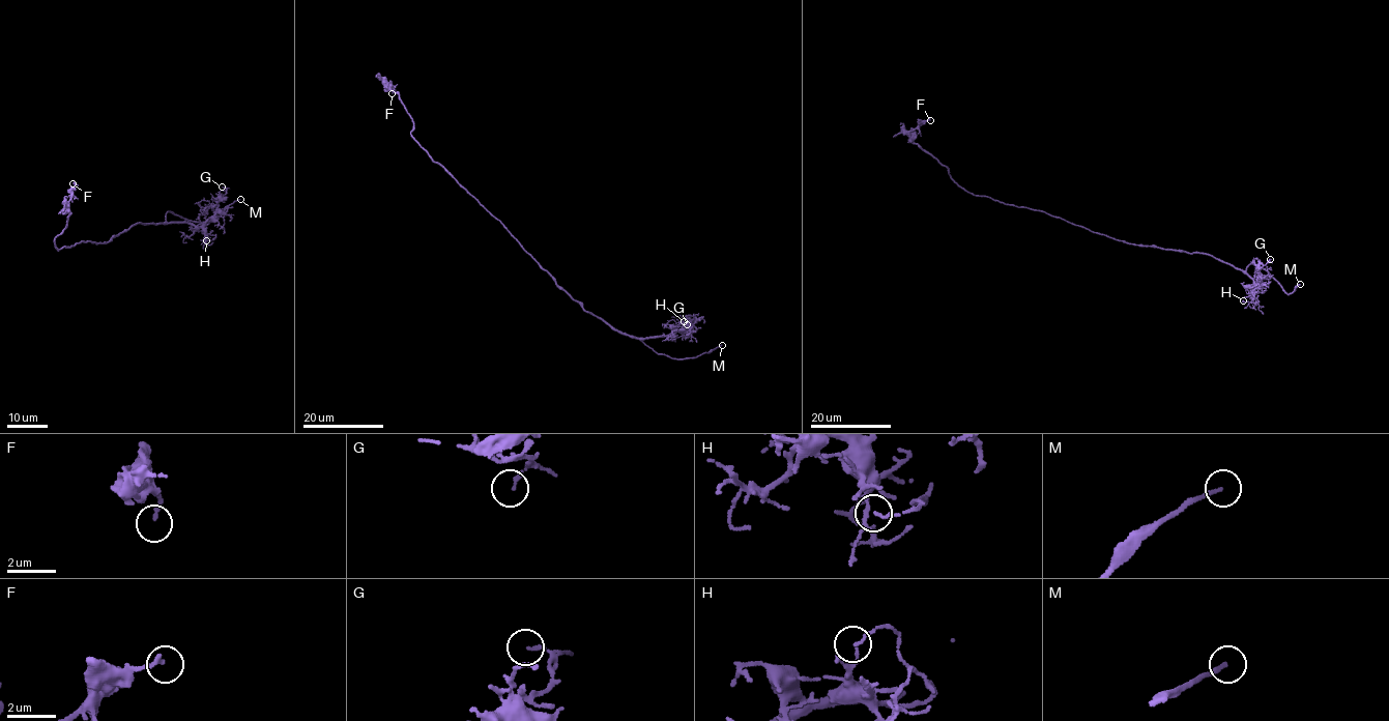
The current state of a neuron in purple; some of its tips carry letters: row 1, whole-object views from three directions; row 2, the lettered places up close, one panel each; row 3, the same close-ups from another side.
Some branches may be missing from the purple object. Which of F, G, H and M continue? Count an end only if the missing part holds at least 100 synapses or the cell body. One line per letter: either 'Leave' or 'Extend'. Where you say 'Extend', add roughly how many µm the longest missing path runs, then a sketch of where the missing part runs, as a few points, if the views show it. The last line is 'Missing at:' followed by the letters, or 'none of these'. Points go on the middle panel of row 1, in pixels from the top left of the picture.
F: Leave
G: Leave
H: Leave
M: Extend. Missing length about 20 µm. Course of what is missing: (722, 345), (732, 340), (779, 334)
Missing at: M

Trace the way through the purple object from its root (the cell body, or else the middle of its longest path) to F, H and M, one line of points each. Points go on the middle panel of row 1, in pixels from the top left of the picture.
F: (527, 253), (503, 224), (415, 142), (410, 134), (412, 119), (388, 83), (392, 93)
H: (527, 253), (586, 311), (619, 332), (643, 338), (696, 328), (690, 318), (684, 321)
M: (527, 253), (586, 311), (619, 332), (640, 337), (658, 353), (683, 358), (697, 356), (722, 345)

